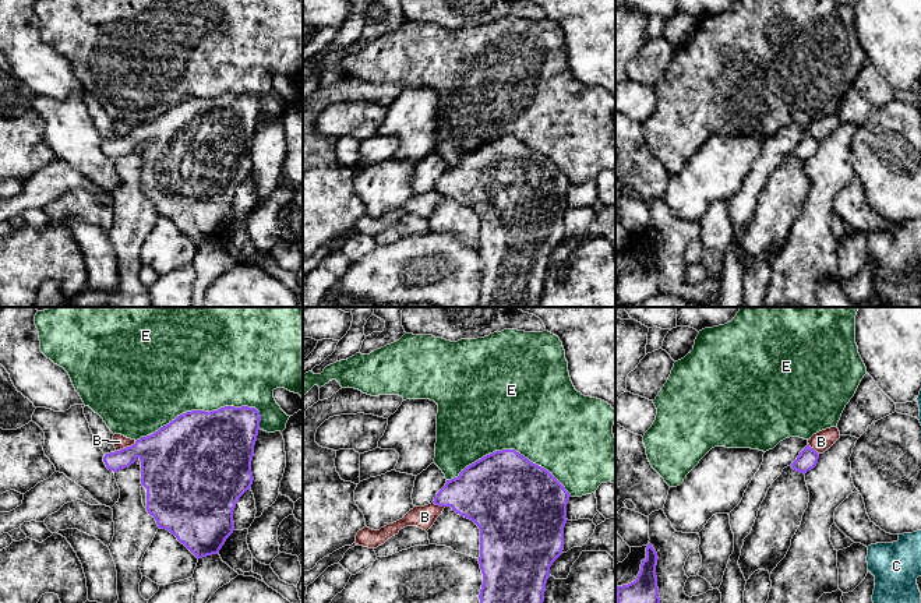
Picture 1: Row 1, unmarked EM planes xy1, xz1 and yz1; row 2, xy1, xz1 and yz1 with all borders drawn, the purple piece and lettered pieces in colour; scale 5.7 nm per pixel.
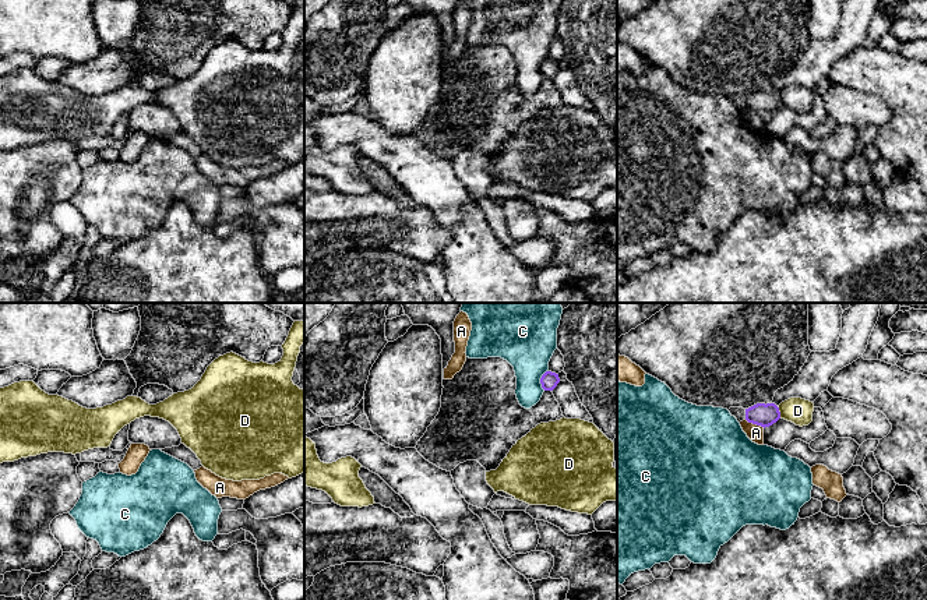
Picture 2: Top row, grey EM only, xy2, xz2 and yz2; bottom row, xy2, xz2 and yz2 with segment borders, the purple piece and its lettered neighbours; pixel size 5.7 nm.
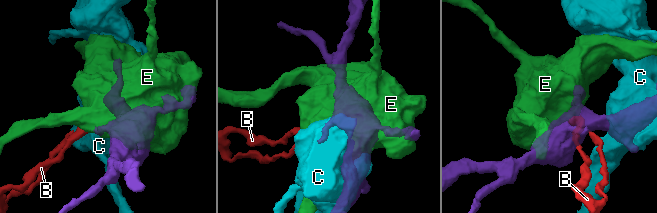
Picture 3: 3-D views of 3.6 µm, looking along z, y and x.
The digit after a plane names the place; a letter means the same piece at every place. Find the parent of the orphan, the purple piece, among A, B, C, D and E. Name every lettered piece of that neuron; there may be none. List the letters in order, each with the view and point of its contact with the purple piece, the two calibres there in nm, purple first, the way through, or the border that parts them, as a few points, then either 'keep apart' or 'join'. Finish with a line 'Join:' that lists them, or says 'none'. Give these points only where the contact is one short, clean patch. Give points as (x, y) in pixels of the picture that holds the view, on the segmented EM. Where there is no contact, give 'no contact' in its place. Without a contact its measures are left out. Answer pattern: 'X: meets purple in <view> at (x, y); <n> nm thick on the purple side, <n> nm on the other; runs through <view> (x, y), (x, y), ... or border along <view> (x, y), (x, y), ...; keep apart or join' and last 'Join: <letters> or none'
A: meets purple in yz2 at (754, 423); 130 nm thick on the purple side, 100 nm on the other; border along yz2 (744, 419), (764, 427); keep apart
B: meets purple in xy1 at (127, 447); 340 nm thick on the purple side, 80 nm on the other; border along xy1 (136, 441), (116, 451); keep apart
C: meets purple in xz2 at (540, 380); 100 nm thick on the purple side, 340 nm on the other; keep apart
D: meets purple in yz2 at (779, 412); 130 nm thick on the purple side, 150 nm on the other; border along yz2 (776, 406), (781, 417); keep apart
E: meets purple in xy1 at (198, 411); 500 nm thick on the purple side, 500 nm on the other; keep apart
Join: none

